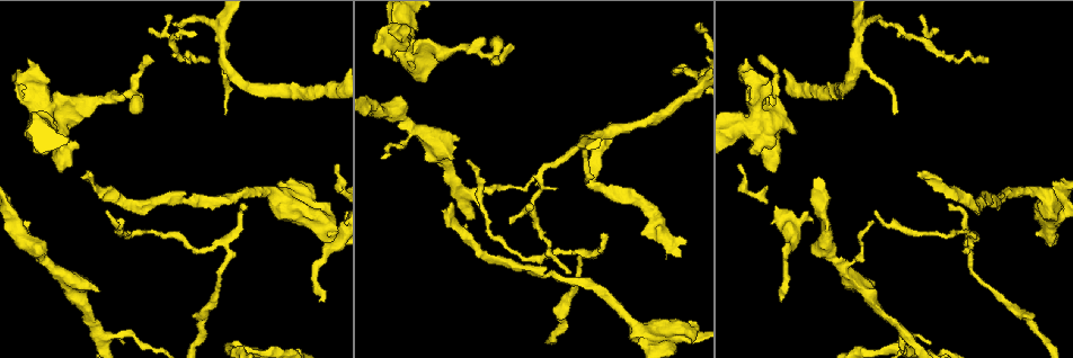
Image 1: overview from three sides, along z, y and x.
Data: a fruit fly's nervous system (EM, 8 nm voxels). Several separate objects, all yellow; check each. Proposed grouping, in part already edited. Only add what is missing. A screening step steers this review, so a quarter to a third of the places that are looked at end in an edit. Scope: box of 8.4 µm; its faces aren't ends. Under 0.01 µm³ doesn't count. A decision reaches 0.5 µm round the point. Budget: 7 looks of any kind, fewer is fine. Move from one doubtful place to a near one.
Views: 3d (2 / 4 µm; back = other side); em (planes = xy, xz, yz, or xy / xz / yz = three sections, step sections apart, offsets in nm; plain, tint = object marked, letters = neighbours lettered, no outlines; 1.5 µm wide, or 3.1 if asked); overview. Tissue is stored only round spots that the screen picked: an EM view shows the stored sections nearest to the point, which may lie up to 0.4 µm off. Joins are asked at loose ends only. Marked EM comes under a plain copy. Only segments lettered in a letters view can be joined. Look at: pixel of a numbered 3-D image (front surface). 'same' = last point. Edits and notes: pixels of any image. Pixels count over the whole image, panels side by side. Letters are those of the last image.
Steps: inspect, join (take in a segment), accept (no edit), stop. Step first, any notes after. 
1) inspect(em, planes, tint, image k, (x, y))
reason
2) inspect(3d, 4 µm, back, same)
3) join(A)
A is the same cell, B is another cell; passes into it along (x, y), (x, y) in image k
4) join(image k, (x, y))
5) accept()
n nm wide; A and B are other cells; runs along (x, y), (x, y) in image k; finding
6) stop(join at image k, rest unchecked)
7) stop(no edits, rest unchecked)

inspect(em, xy, step 4, tint, image 1, (381, 157))
free end

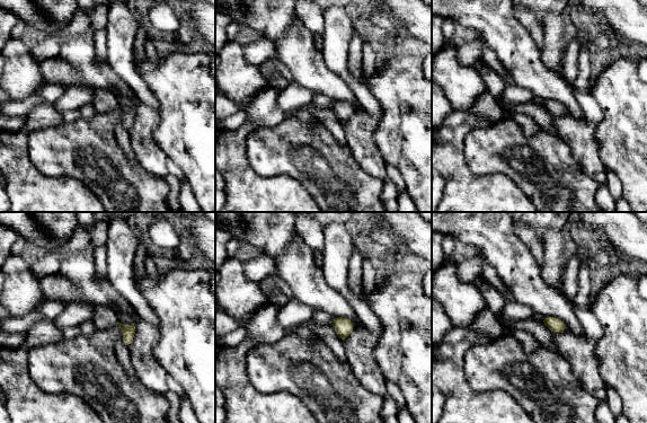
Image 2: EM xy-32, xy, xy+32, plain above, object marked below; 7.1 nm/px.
inspect(em, planes, letters, same)
another direction

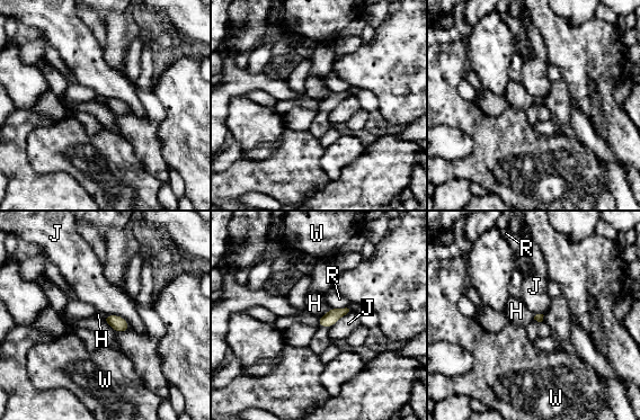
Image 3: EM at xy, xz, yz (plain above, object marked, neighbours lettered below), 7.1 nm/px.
accept()
J touches over 200 nm; H, J, R and W are other cells; no lettered segment goes on from it

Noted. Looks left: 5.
inspect(em, planes, letters, image 1, (586, 179))
thin end

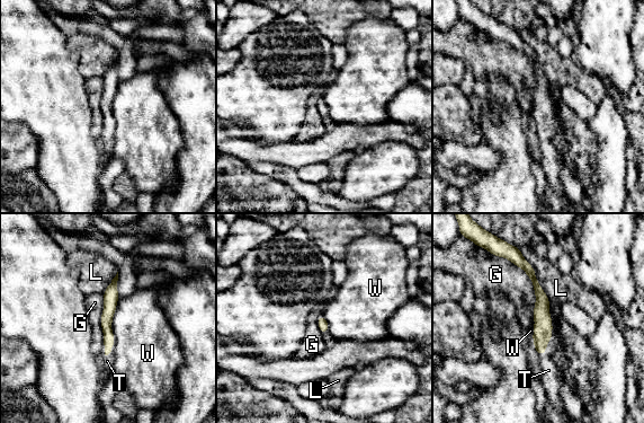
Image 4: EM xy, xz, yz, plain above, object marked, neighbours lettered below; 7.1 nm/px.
join(T)
T is the same cell, G, L and W are other cells; it goes on there

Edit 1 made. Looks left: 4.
inspect(overview)
see it whole again

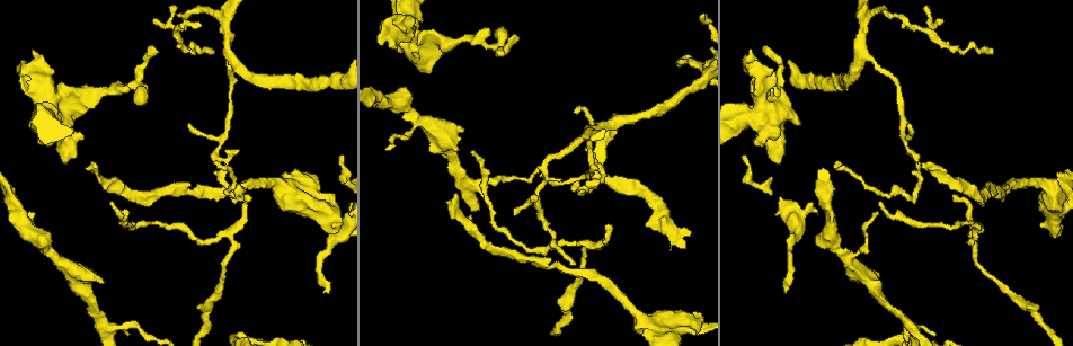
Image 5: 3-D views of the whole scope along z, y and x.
inspect(3d, 4 µm, back, image 5, (765, 46))
an open end

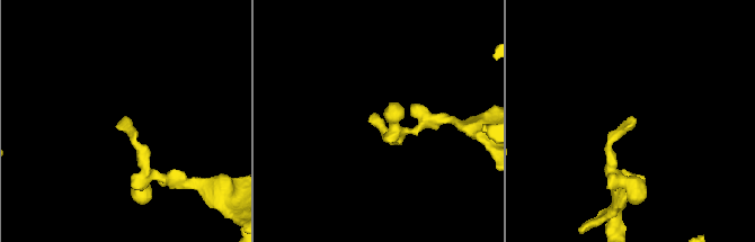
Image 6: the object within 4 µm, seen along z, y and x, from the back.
inspect(em, yz, step 4, tint, image 6, (377, 117))

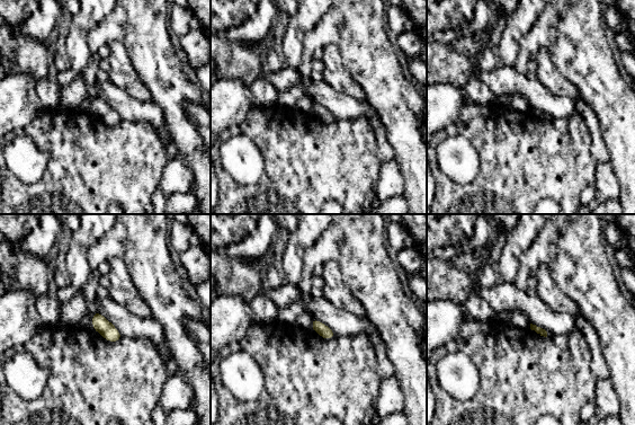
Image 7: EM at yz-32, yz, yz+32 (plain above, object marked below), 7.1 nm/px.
inspect(em, xy, step 8, letters, same)

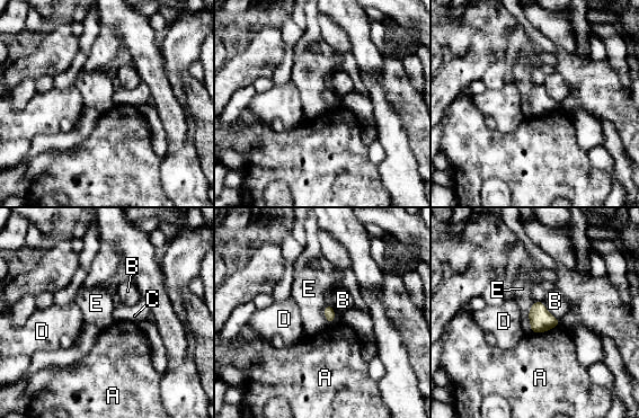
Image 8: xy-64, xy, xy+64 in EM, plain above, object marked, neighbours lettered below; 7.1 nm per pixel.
accept()
80 nm wide; A, B, C, D and E are other cells; border along (534, 301), (529, 311), (531, 332) in image 8; no lettered segment goes on from it

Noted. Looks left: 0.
stop(join at image 4, rest unchecked)

